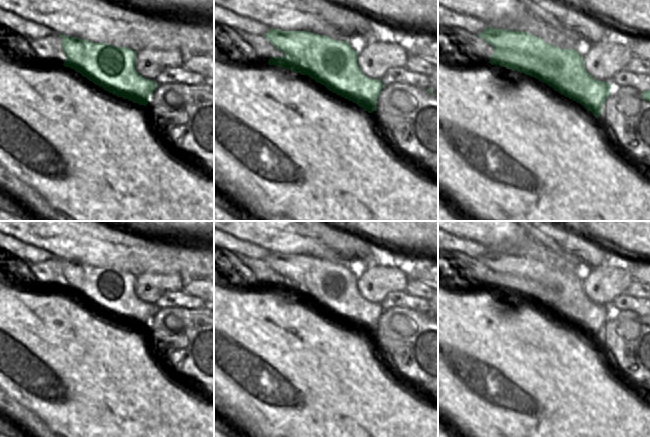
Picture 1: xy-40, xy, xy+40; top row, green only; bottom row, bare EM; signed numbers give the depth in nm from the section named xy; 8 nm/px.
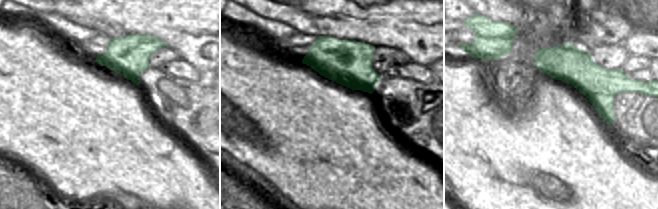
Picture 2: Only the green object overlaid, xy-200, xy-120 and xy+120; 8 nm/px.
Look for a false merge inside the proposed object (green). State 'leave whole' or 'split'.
split

